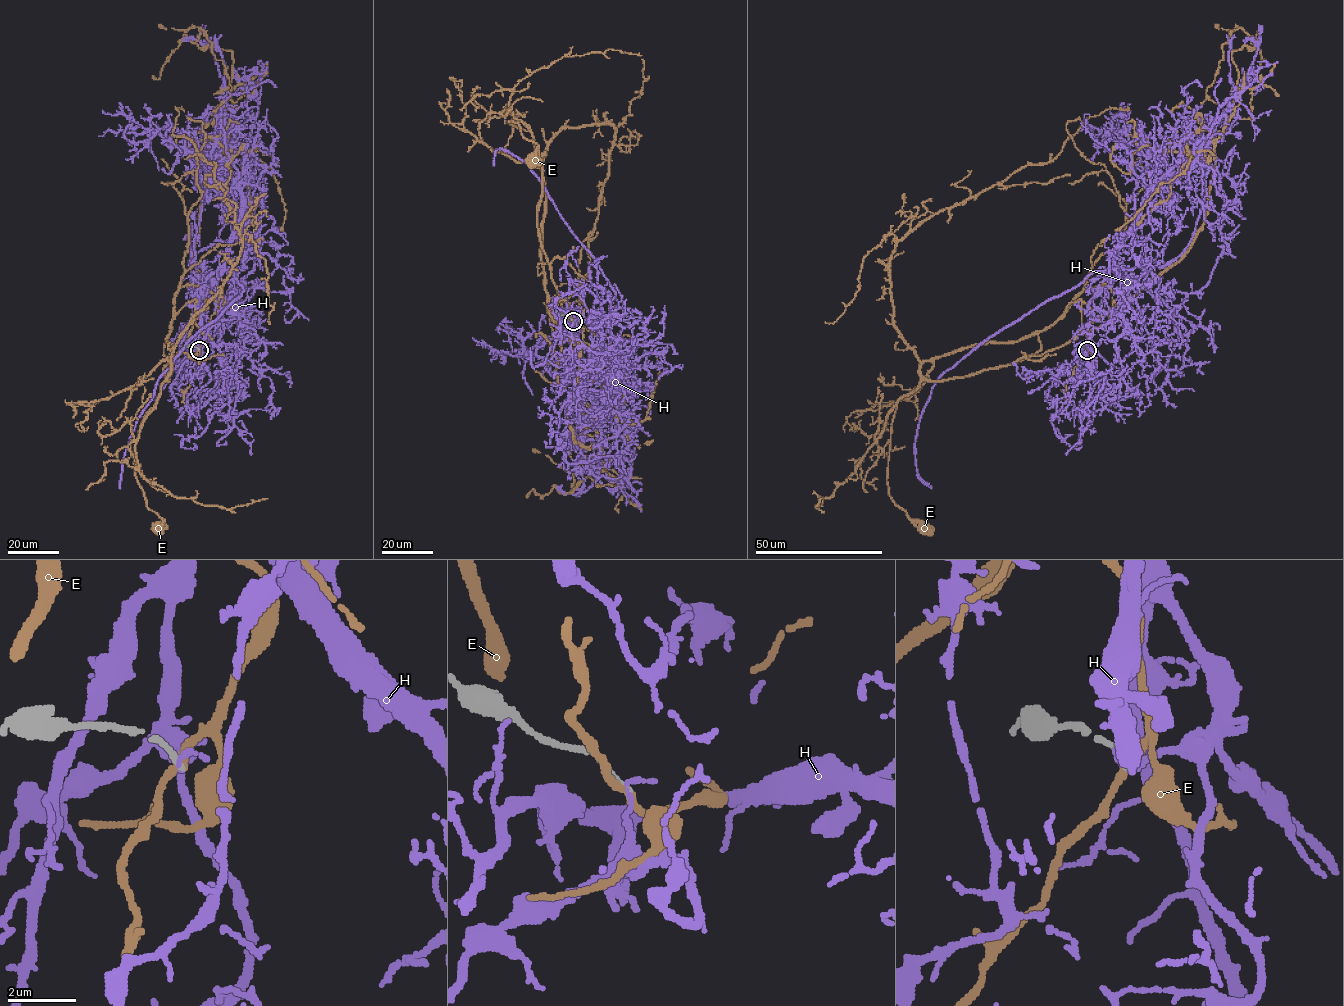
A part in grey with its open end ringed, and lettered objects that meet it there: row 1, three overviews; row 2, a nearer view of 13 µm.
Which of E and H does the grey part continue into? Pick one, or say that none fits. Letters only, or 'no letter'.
no letter

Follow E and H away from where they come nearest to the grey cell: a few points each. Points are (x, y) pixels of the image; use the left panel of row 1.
E: (198, 349), (205, 336), (193, 299), (171, 322), (170, 374), (134, 456), (146, 504), (163, 520), (157, 527)
H: (198, 349), (198, 296), (207, 279), (227, 269), (241, 294), (159, 377), (130, 436), (118, 488)

